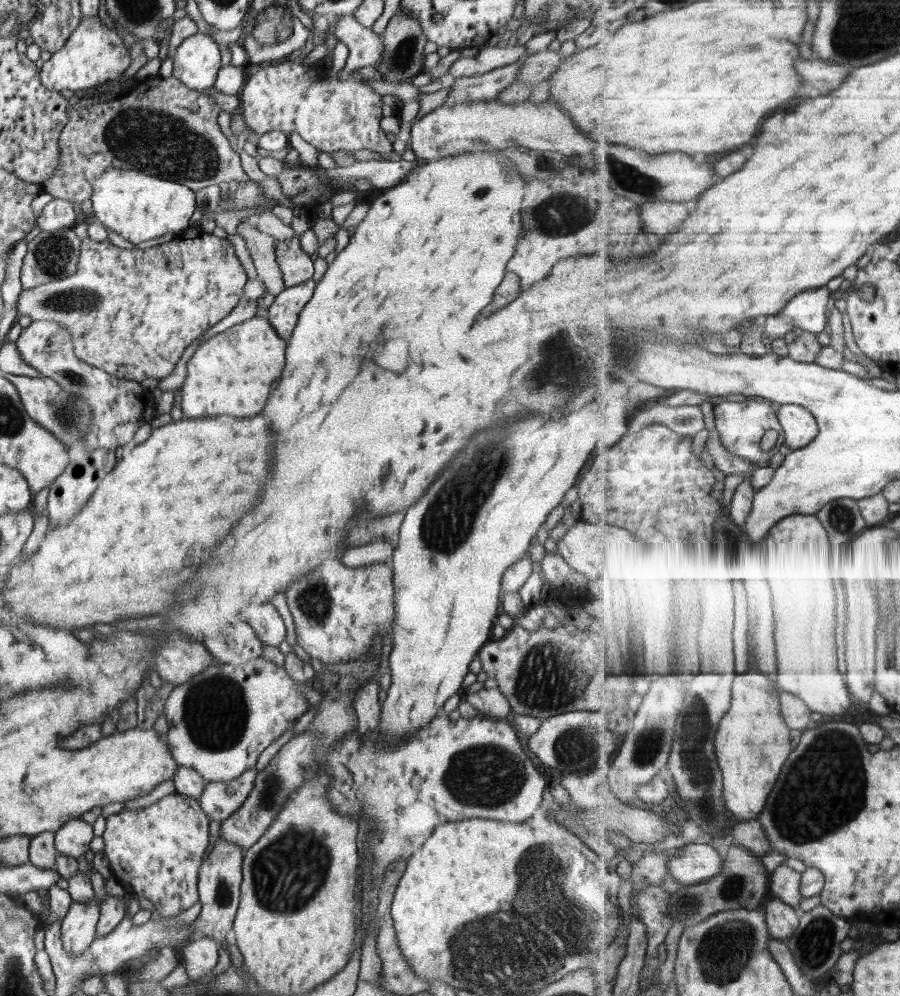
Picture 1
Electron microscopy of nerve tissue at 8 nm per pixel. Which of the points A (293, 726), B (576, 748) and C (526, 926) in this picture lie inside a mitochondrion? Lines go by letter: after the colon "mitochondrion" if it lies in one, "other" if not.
A: other
B: mitochondrion
C: mitochondrion

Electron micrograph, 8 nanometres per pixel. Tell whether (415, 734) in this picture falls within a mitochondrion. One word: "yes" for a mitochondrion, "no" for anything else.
no

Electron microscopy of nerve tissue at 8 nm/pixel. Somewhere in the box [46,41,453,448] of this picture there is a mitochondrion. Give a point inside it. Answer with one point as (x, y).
(169, 145)

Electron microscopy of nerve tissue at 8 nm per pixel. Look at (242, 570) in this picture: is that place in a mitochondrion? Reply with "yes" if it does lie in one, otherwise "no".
no

